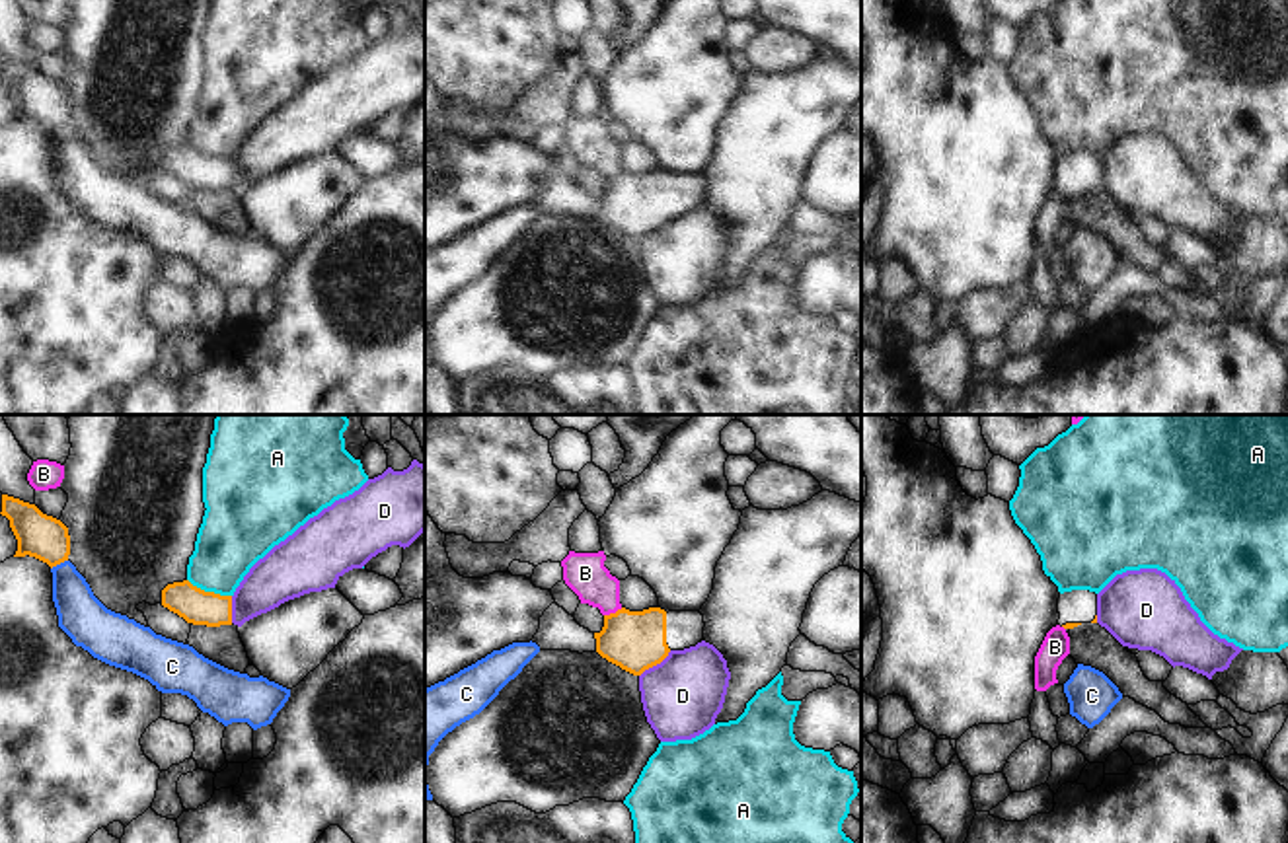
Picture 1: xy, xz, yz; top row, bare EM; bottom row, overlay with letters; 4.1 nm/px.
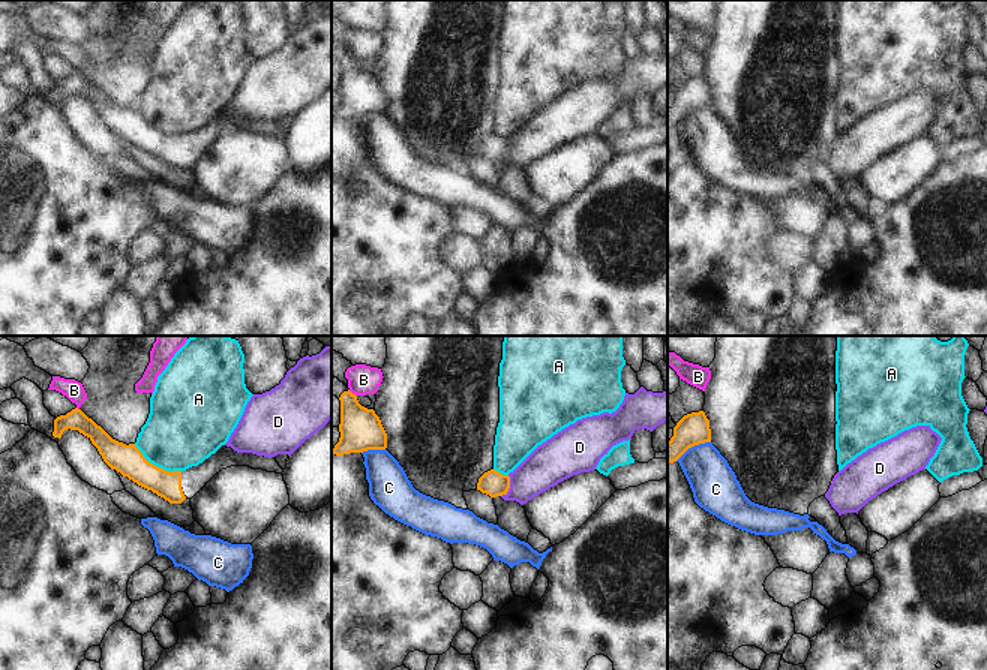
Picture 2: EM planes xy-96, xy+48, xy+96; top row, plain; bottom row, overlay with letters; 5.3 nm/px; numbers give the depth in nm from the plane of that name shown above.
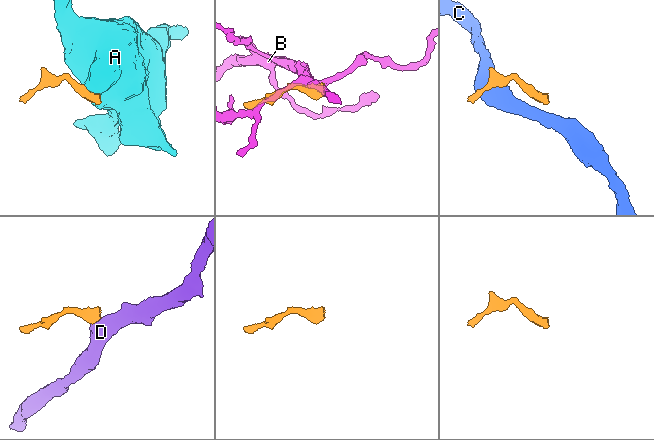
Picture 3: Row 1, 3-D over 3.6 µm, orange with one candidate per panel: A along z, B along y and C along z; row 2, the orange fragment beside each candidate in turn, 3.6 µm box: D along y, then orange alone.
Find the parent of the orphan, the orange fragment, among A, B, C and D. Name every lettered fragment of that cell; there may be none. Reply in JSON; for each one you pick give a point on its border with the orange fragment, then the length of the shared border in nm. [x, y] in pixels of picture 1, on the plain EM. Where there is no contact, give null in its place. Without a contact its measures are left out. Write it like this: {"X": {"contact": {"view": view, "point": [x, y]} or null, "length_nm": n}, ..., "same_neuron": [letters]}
{"same_neuron": []}

